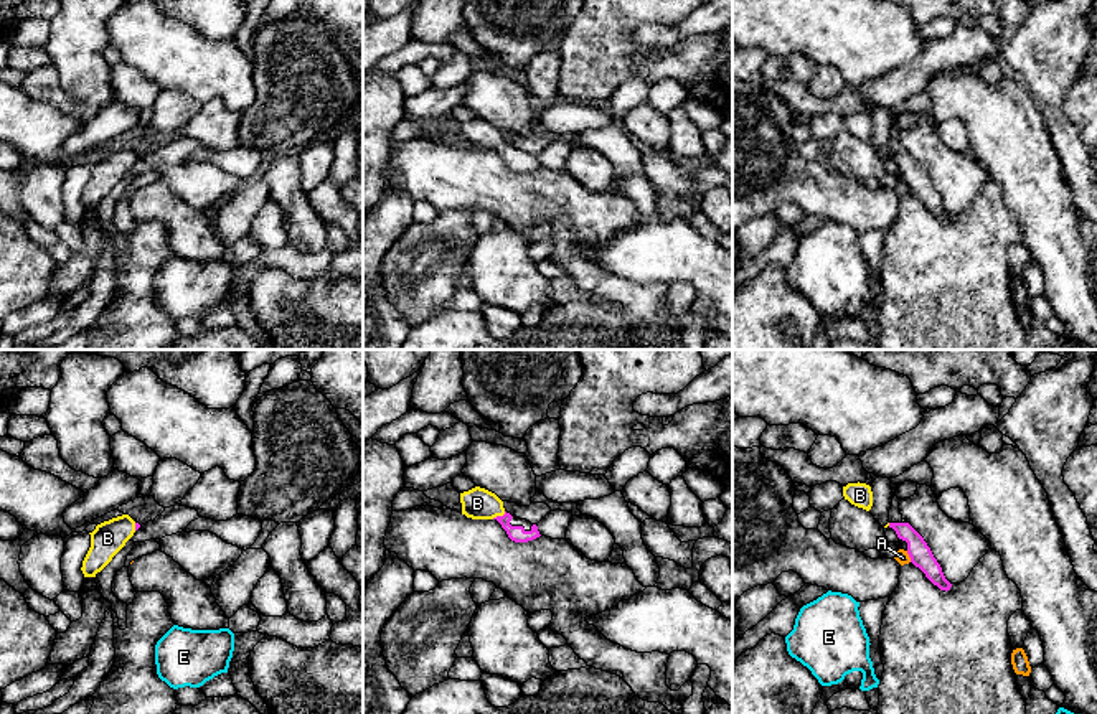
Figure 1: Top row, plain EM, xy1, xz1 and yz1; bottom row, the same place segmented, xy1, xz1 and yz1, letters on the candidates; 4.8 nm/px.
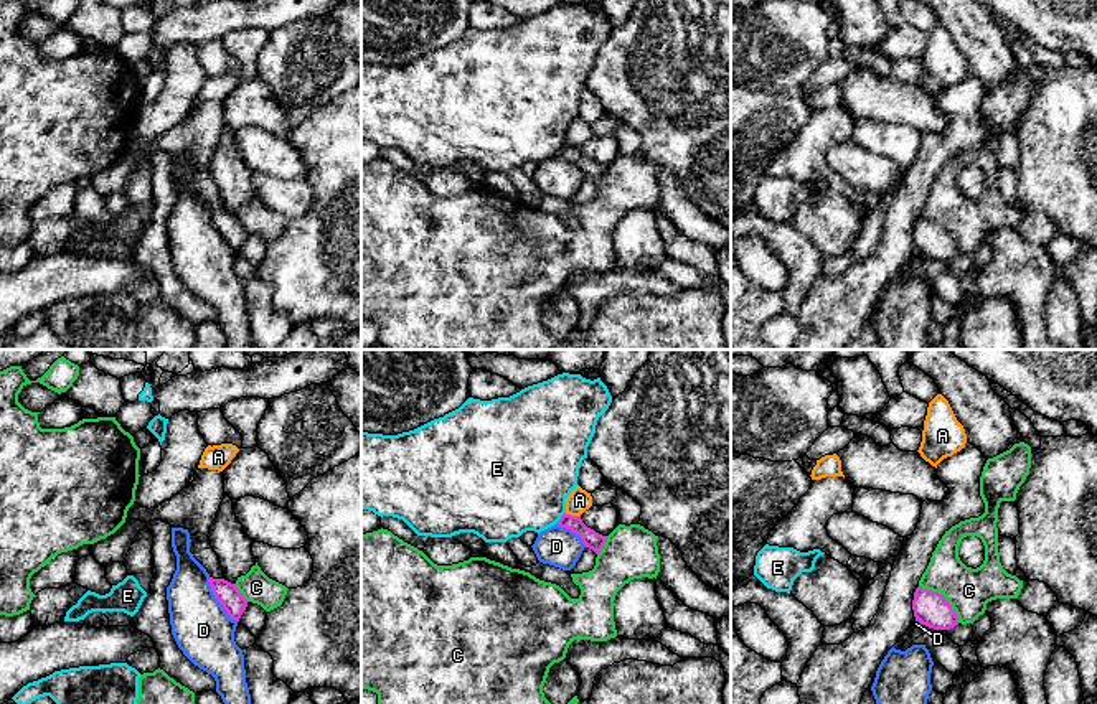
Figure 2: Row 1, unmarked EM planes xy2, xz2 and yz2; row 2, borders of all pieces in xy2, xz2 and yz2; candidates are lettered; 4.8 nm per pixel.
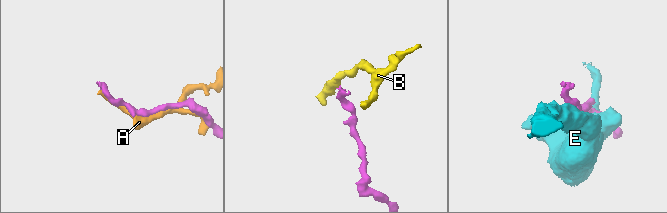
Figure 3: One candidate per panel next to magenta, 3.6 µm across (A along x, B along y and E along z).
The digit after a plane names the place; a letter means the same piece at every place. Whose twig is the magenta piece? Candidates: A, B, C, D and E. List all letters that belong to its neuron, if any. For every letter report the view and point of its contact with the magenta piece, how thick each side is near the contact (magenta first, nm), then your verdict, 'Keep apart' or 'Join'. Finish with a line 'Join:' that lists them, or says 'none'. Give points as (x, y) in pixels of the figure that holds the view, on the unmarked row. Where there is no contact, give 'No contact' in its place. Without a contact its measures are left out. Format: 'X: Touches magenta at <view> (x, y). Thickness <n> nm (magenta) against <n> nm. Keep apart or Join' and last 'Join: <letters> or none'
A: Touches magenta at xz2 (573, 147). Thickness 90 nm (magenta) against 110 nm. Keep apart
B: Touches magenta at xz1 (499, 147). Thickness 80 nm (magenta) against 160 nm. Join
C: Touches magenta at yz2 (944, 228). Thickness 170 nm (magenta) against 220 nm. Keep apart
D: Touches magenta at xy2 (218, 231). Thickness 110 nm (magenta) against 280 nm. Keep apart
E: Touches magenta at xz2 (561, 149). Thickness 90 nm (magenta) against 460 nm. Keep apart
Join: B

